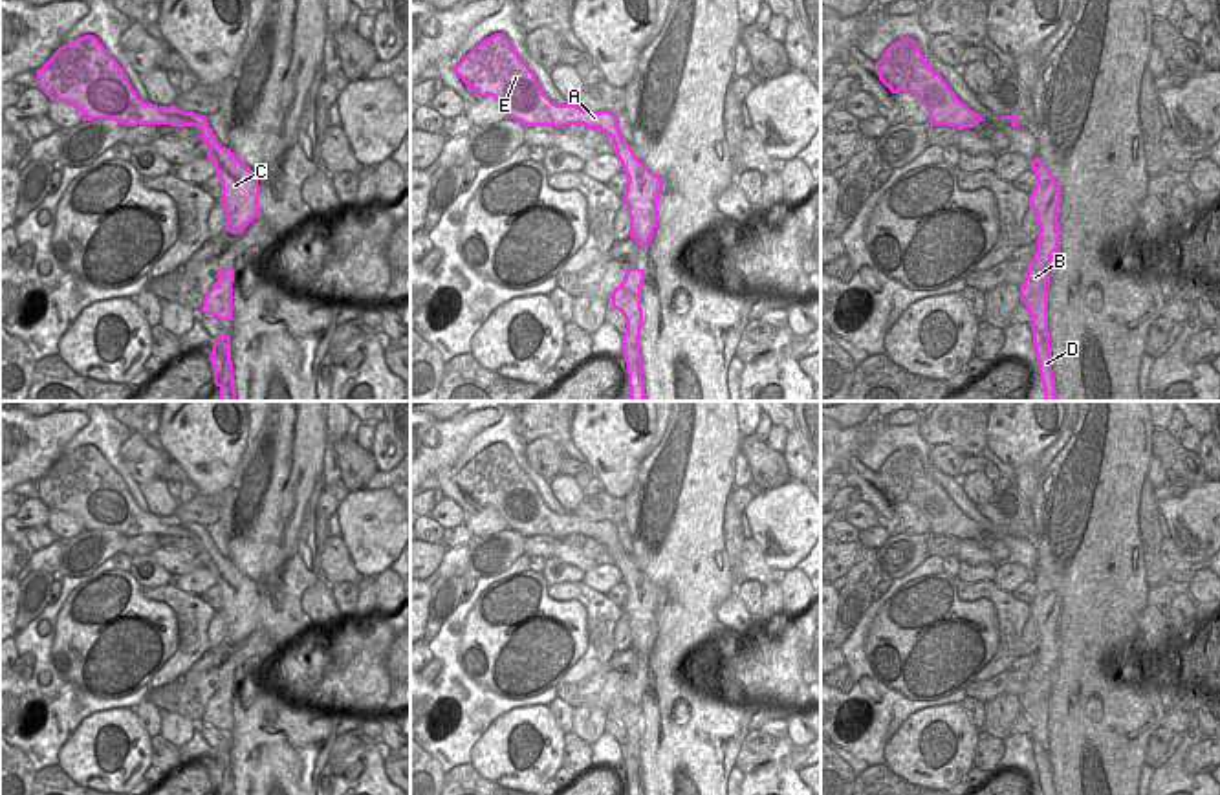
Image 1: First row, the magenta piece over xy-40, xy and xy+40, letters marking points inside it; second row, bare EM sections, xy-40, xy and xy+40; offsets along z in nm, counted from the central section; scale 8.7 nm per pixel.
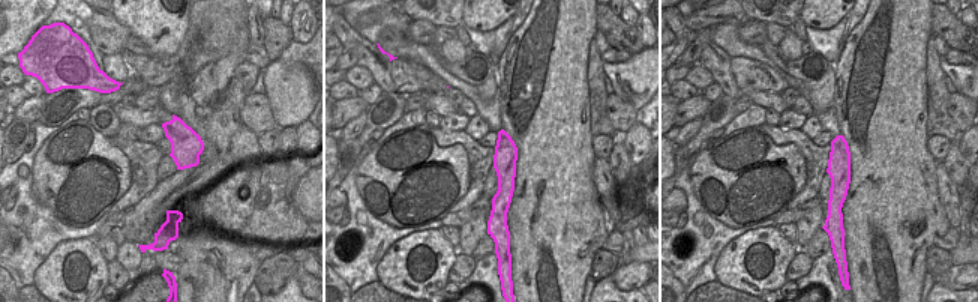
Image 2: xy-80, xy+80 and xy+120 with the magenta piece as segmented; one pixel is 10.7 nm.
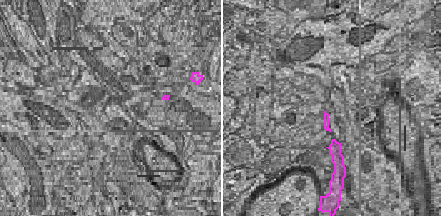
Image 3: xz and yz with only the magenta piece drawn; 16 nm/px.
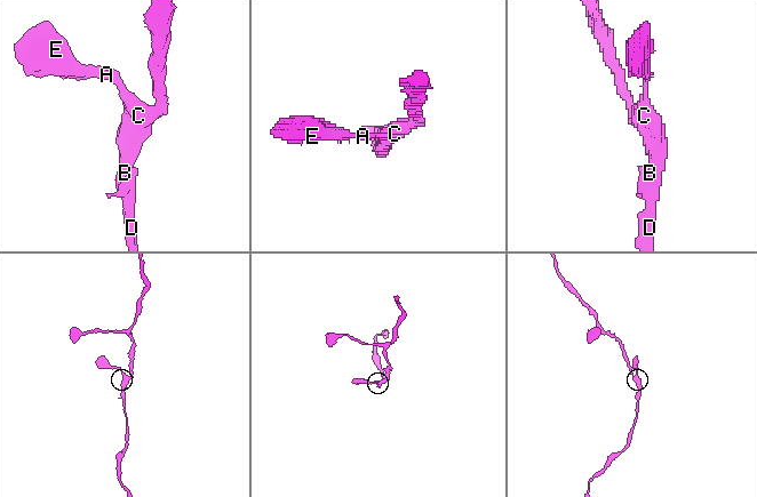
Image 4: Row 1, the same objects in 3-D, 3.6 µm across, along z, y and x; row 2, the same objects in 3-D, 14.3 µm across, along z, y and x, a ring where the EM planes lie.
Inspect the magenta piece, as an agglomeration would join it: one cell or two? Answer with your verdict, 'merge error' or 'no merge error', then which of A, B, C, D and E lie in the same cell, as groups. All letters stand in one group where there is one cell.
no merge error | A B C D E

